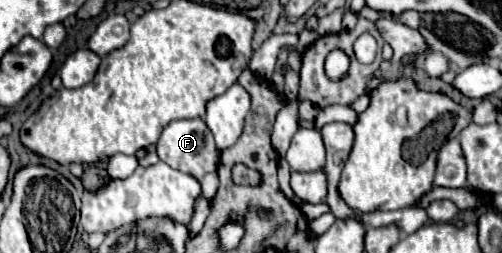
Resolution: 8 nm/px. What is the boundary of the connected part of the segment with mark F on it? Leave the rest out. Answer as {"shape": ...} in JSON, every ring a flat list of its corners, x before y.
{"shape":[[189,119,189,121,173,121,169,123,159,141,157,141,157,153,159,159,165,161,167,165,171,165,173,169,179,169,183,173,189,173,197,179,201,179,205,173,217,171,217,147,215,147,215,139,213,133,209,131,209,127,205,125,203,119]]}

